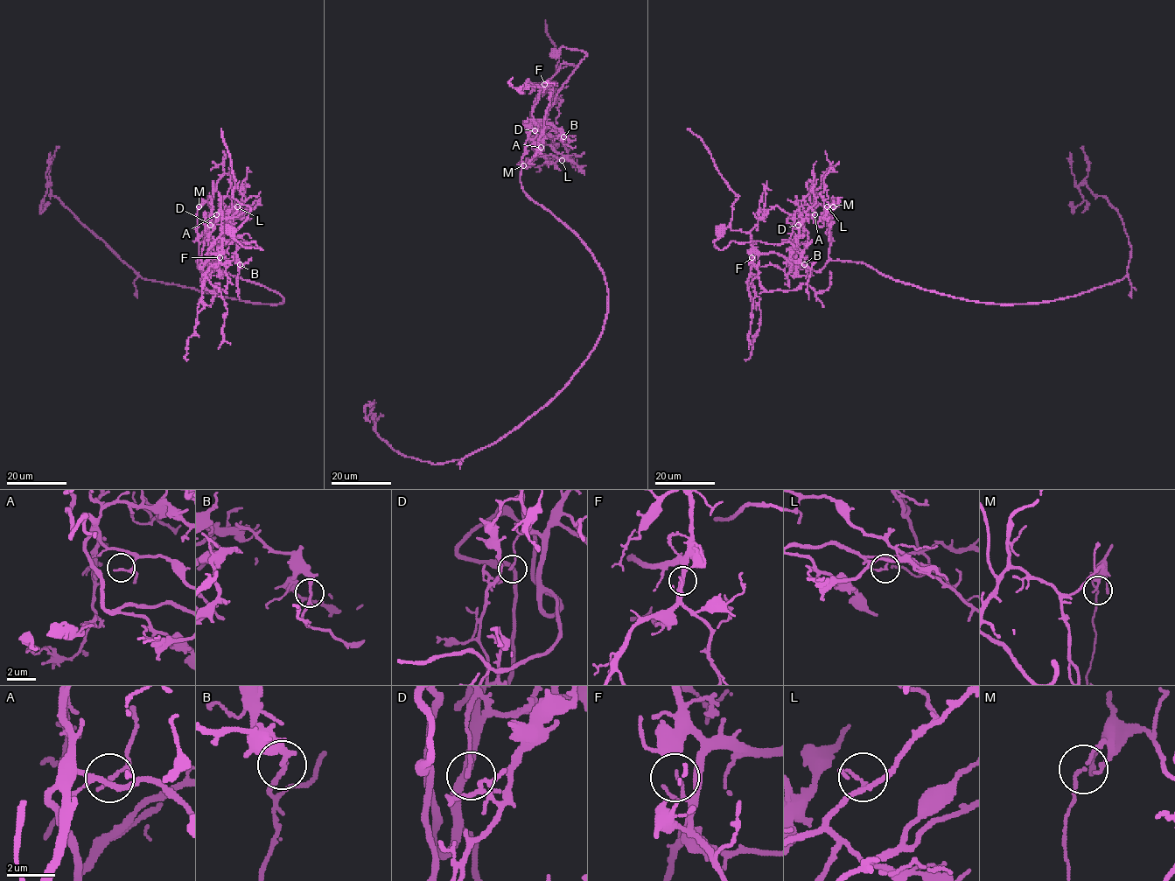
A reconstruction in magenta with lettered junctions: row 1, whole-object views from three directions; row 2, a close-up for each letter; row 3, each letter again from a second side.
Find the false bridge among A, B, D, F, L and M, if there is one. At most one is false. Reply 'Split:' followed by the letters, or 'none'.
Split: M

